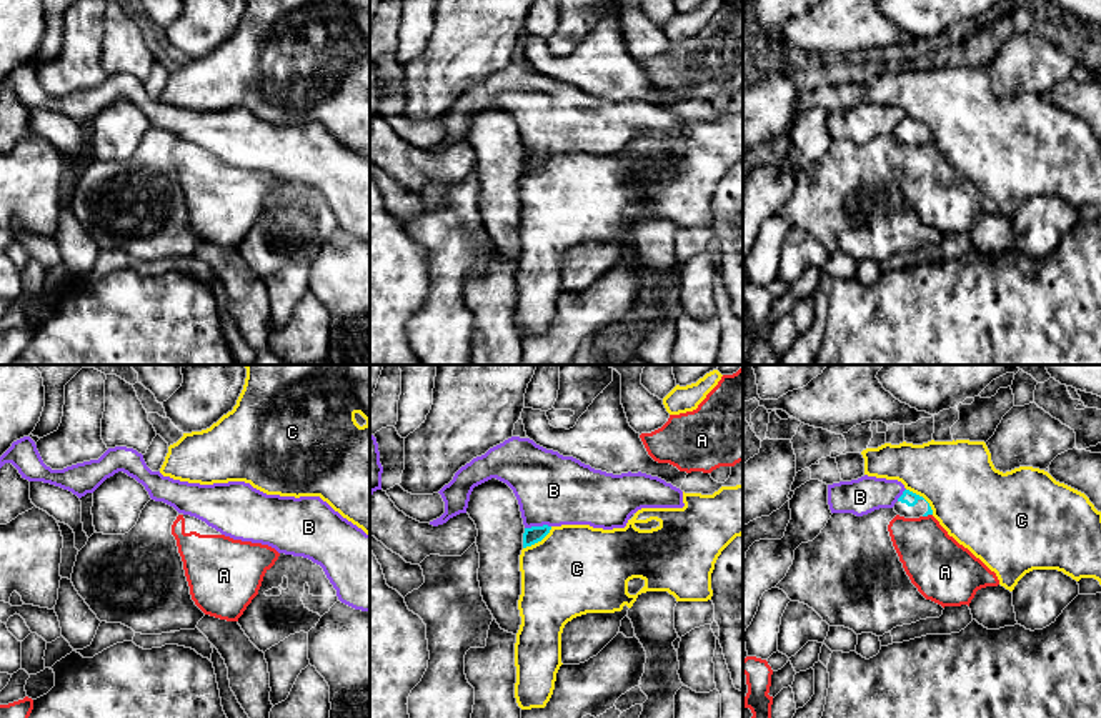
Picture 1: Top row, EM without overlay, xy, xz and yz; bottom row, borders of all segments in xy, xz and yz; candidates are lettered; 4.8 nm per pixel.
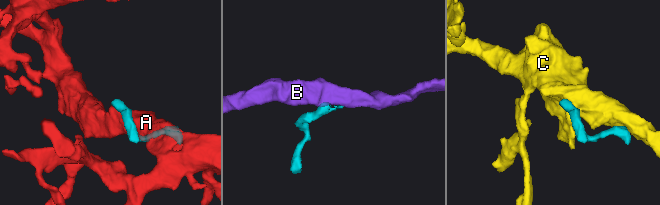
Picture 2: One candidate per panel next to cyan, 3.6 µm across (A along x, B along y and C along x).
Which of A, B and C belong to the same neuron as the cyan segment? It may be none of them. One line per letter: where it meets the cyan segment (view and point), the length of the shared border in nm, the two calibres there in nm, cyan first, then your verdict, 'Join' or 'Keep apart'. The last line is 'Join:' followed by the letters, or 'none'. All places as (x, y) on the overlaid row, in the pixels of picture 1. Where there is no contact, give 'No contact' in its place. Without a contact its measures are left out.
A: Touches cyan at yz (926, 515). Shared border 50 nm. Thickness 70 nm (cyan) against 300 nm. Keep apart
B: Touches cyan at xz (537, 527). Shared border 130 nm. Thickness 80 nm (cyan) against 340 nm. Keep apart
C: Touches cyan at yz (923, 498). Shared border 180 nm. Thickness 70 nm (cyan) against 380 nm. Keep apart
Join: none

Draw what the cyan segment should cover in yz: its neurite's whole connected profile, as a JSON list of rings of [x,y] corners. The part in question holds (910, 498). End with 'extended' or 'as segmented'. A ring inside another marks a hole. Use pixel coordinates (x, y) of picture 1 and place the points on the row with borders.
[[[909,490],[903,491],[893,508],[899,516],[904,518],[919,518],[933,515],[929,503],[923,496]]]; extended

